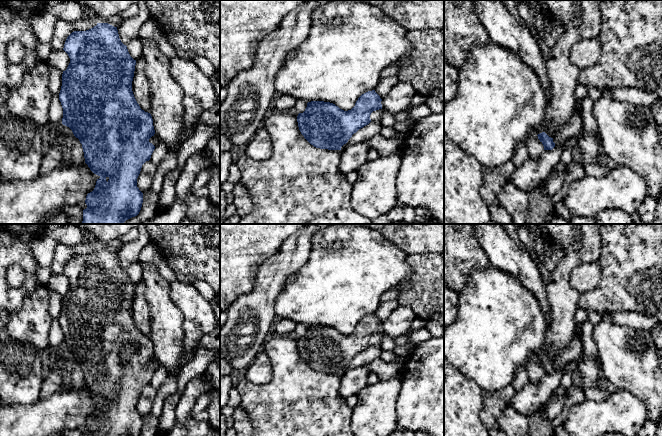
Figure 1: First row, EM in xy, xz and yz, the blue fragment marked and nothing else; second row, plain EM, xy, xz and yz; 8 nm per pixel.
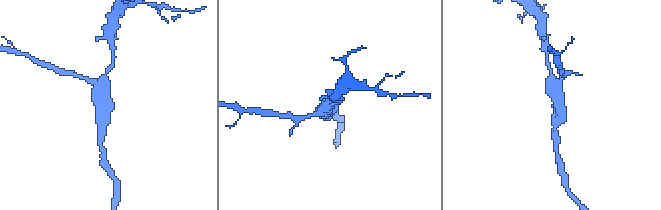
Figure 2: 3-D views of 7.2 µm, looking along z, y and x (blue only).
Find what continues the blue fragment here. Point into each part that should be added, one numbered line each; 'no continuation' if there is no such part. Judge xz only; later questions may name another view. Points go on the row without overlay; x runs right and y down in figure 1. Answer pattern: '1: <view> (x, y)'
1: xz (376, 339)

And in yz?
1: yz (568, 354)

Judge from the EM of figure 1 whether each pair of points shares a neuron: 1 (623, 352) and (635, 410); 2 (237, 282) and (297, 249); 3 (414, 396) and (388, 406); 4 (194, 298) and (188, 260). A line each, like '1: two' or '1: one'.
1: two
2: two
3: two
4: two

